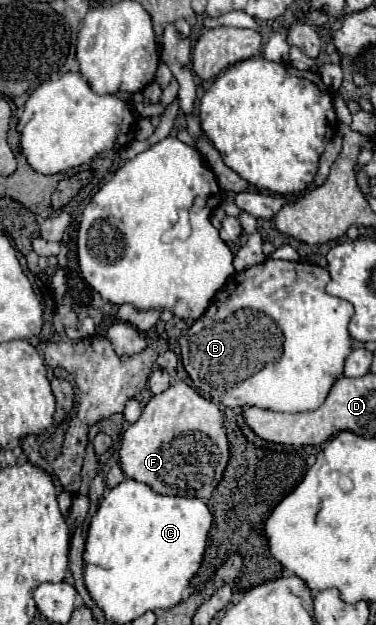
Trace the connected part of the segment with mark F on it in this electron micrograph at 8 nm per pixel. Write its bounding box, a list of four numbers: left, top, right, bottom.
[118,383,228,501]

